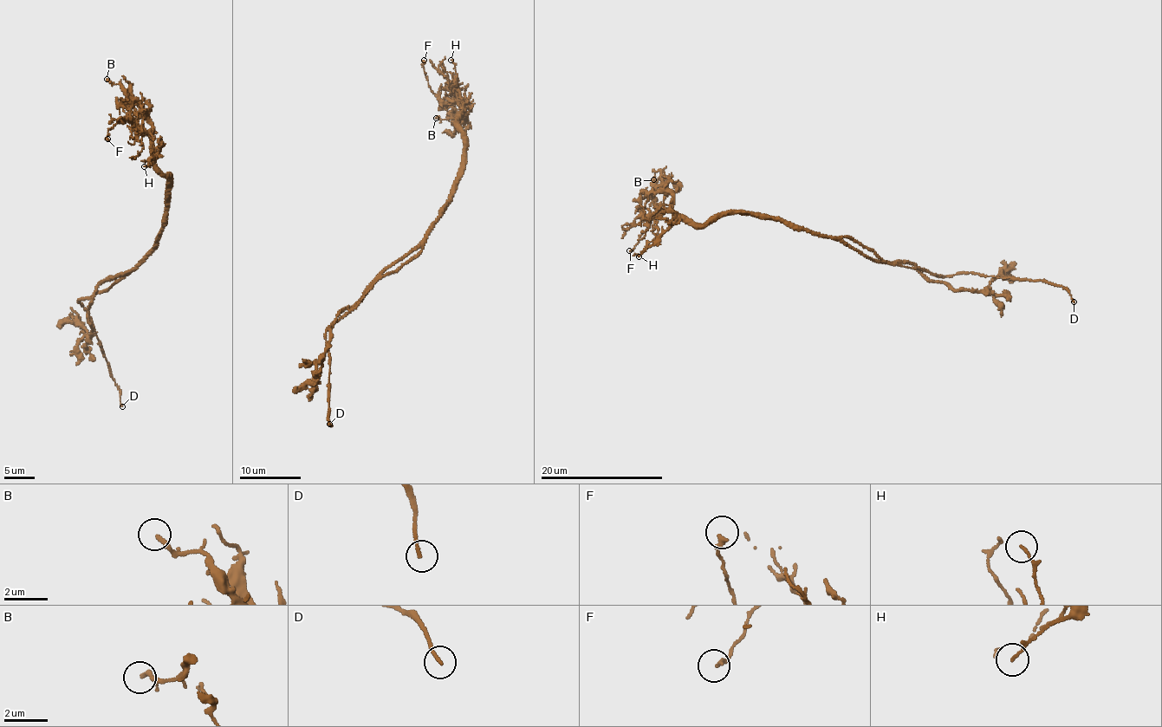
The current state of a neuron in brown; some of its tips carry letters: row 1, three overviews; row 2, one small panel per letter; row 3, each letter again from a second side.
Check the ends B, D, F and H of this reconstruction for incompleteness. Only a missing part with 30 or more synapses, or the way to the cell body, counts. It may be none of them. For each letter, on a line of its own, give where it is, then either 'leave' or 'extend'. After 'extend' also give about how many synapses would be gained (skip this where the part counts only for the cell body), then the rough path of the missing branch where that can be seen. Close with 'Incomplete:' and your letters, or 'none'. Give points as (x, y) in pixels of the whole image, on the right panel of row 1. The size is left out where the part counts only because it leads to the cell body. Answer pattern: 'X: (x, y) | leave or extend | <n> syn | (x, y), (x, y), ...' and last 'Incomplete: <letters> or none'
B: (653, 179) | leave
D: (1074, 301) | extend | (1074, 301), (1080, 311), (1088, 316), (1103, 312), (1100, 320), (1105, 324)
F: (629, 250) | leave
H: (639, 256) | leave
Incomplete: D

